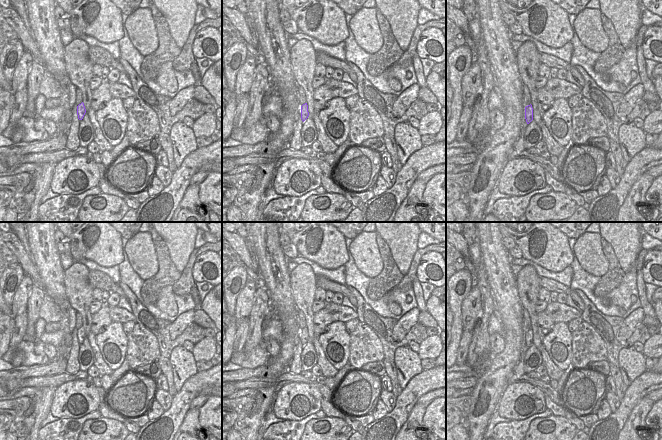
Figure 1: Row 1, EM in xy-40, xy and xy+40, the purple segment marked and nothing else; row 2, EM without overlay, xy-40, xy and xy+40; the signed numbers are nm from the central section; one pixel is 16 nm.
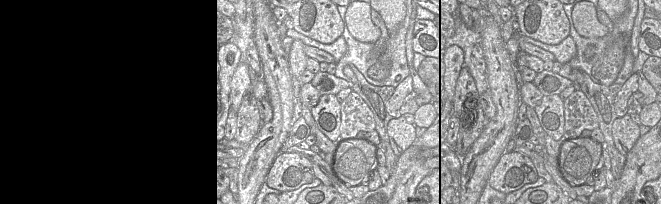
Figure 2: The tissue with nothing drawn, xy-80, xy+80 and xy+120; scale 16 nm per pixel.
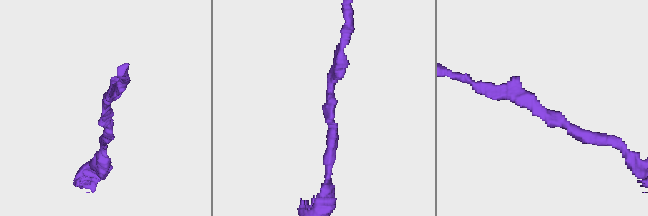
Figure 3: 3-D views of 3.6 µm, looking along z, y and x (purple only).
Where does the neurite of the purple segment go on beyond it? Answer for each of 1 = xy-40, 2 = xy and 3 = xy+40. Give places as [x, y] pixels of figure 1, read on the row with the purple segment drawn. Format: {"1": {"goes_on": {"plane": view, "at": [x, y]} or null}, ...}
{"1": {"goes_on": null}, "2": {"goes_on": null}, "3": {"goes_on": null}}

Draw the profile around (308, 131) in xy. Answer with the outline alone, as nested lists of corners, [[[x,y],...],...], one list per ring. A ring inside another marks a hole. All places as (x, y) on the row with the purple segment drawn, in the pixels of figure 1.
[[[308,118],[303,122],[301,128],[301,145],[302,147],[311,147],[311,145],[317,140],[317,130],[312,118]]]

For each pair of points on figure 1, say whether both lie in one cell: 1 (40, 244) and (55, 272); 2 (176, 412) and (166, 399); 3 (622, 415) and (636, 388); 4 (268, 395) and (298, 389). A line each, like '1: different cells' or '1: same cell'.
1: same cell
2: different cells
3: same cell
4: different cells

